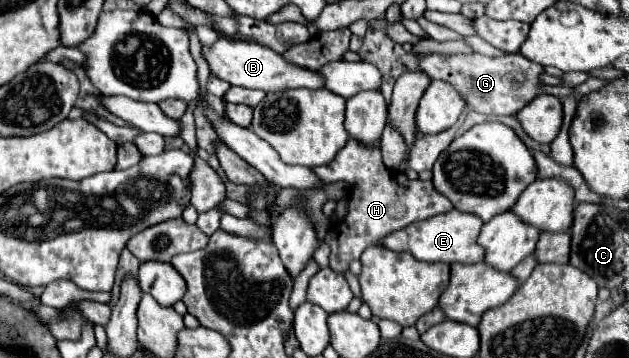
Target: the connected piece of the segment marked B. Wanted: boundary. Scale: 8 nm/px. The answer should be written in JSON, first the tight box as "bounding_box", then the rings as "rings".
{"bounding_box":[201,38,323,92],"rings":[[[219,38],[213,46],[201,46],[201,54],[209,64],[211,76],[241,88],[259,88],[263,92],[281,92],[287,88],[323,88],[323,78],[317,72],[287,64],[281,54],[255,42]]]}

